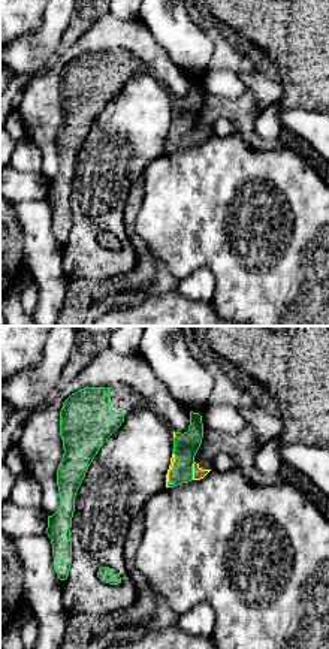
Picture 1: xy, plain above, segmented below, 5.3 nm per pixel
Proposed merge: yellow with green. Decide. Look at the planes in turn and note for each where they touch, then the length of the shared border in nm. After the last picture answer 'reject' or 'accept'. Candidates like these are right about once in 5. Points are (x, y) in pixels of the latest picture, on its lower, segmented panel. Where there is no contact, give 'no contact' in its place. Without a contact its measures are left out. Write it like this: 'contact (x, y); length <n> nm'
contact (193, 471); length 100 nm

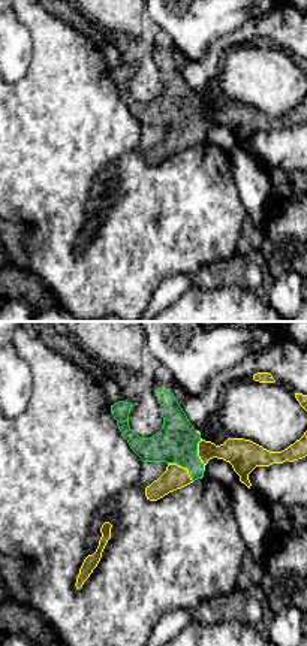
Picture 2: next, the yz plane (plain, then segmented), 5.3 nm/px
contact (198, 455); length 180 nm

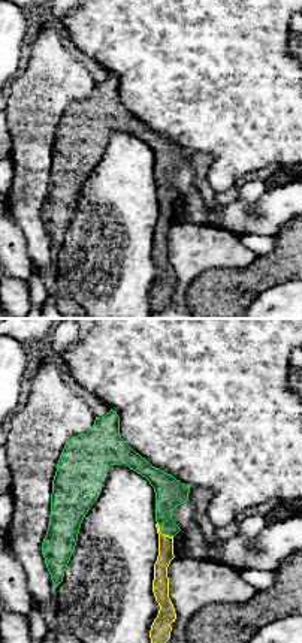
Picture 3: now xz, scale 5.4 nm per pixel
contact (160, 533); length 120 nm

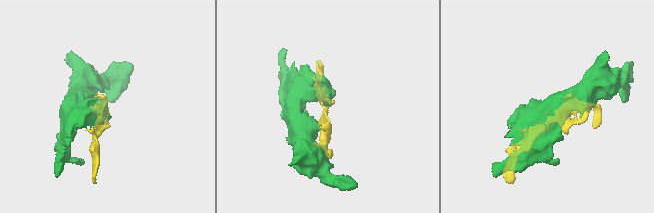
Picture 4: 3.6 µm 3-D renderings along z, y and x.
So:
accept

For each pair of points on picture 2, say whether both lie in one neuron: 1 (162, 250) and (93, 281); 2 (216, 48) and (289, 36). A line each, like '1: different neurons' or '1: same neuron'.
1: same neuron
2: same neuron

